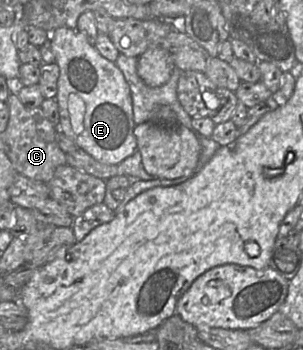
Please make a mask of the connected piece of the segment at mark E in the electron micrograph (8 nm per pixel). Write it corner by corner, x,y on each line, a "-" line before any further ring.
59,27
50,31
49,42
59,66
58,91
56,100
59,106
60,122
57,131
63,132
79,149
97,161
119,165
137,151
137,140
133,129
133,104
129,85
115,62
104,58
93,46
92,40
76,29

